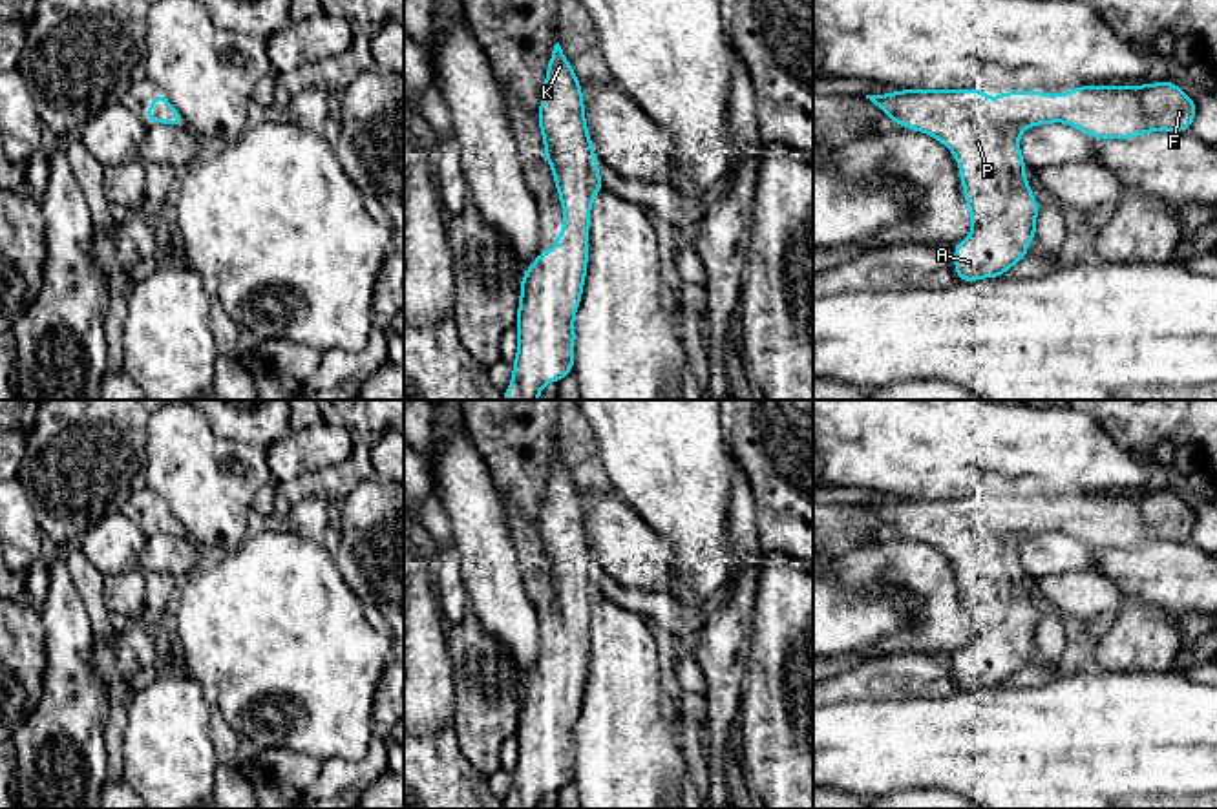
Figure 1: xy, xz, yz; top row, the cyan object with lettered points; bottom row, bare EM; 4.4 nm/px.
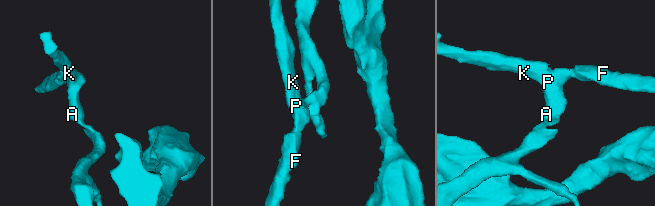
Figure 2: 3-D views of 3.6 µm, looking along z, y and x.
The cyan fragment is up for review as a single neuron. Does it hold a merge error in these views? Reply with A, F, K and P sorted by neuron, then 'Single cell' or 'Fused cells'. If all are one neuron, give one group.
Groups: A F K P. Single cell

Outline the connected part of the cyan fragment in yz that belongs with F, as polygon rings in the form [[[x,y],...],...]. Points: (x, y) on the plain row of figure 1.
[[[1173,489],[1124,495],[1074,495],[1069,502],[1051,506],[1045,500],[1003,500],[990,510],[985,499],[901,499],[895,502],[866,504],[890,526],[890,531],[928,542],[943,552],[958,570],[965,612],[972,639],[958,652],[954,676],[958,690],[1000,687],[1027,667],[1027,656],[1036,646],[1040,612],[1023,586],[1027,573],[1020,561],[1020,542],[1031,535],[1062,530],[1095,550],[1135,548],[1148,541],[1191,539],[1197,513]]]

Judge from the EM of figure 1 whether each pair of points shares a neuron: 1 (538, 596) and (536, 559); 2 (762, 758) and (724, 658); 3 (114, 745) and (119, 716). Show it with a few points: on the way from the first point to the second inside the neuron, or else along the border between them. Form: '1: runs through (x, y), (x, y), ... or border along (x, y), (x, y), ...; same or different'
1: runs through (538, 587), (536, 568); same
2: border along (750, 660), (744, 671), (742, 702), (737, 716); different
3: runs through (114, 738), (116, 724); same

